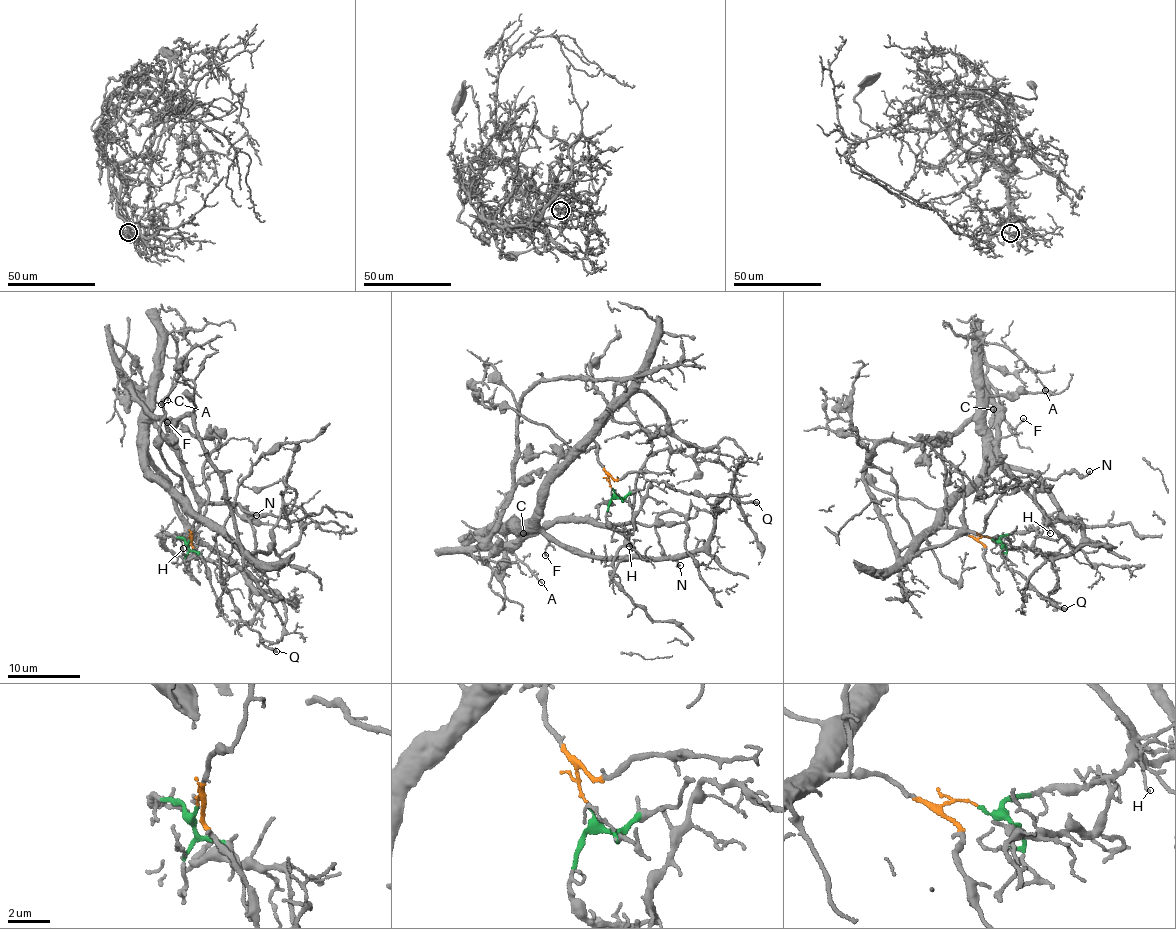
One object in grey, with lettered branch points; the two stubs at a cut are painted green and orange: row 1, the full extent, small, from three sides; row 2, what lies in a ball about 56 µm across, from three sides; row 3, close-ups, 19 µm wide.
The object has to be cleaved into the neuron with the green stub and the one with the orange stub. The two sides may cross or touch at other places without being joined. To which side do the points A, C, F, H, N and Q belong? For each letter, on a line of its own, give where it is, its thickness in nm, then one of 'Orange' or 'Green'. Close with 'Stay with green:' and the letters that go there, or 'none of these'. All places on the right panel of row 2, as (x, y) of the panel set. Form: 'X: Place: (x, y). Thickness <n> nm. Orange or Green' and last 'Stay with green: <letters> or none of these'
A: Place: (1045, 390). Thickness 100 nm. Orange
C: Place: (993, 409). Thickness 140 nm. Orange
F: Place: (1023, 418). Thickness 140 nm. Green
H: Place: (1050, 533). Thickness 70 nm. Green
N: Place: (1089, 471). Thickness 190 nm. Green
Q: Place: (1064, 608). Thickness 300 nm. Green
Stay with green: F, H, N, Q

